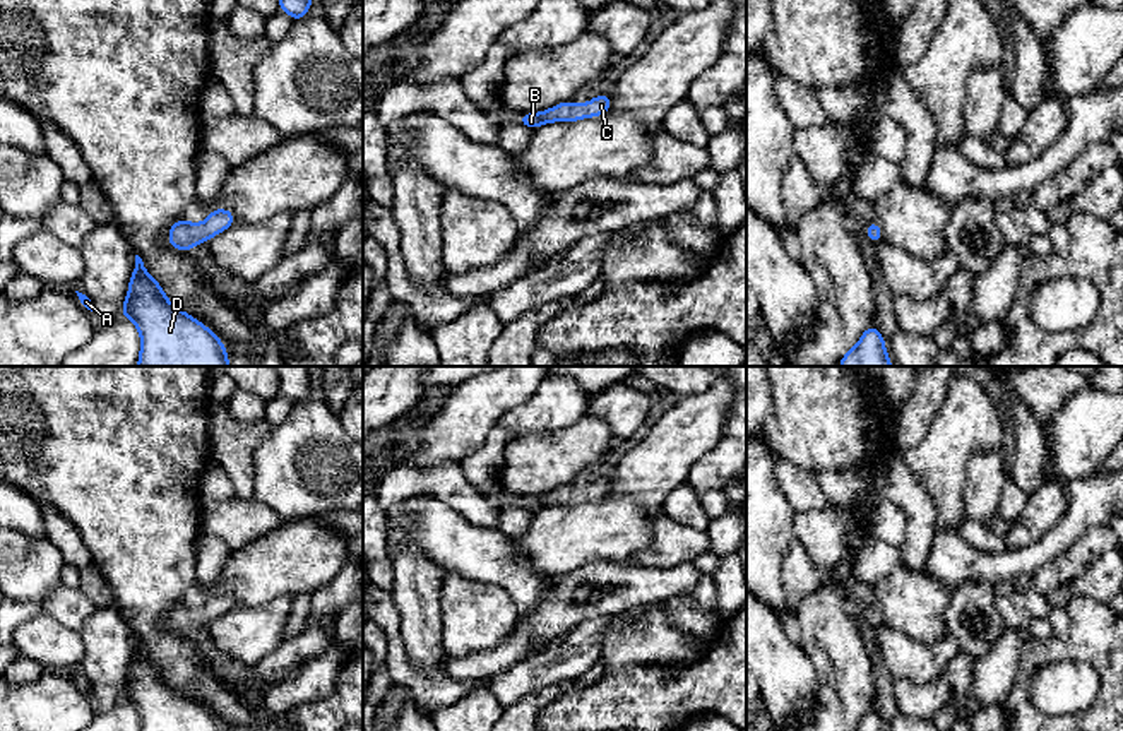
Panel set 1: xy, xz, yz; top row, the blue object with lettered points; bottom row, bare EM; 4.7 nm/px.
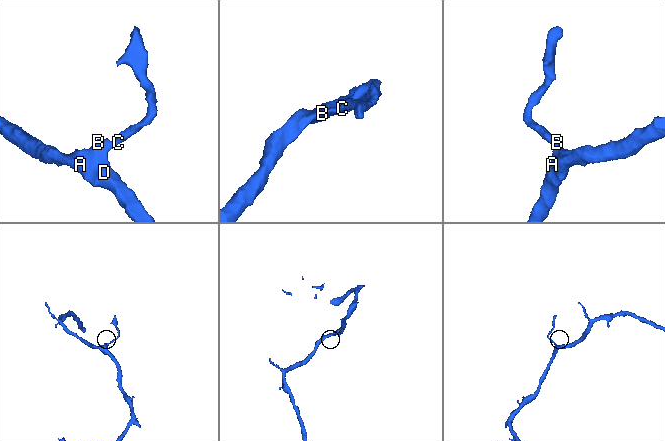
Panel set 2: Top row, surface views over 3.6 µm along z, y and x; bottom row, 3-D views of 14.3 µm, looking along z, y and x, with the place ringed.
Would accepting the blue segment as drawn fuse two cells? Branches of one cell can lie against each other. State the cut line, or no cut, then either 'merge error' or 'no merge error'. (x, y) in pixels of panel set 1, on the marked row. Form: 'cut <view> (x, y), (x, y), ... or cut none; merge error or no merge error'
cut none; no merge error

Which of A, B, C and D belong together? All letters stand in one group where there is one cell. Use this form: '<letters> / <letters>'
A B C D

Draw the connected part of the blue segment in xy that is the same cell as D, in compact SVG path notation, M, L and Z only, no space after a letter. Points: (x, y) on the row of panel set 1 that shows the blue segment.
M139 255L120 315L140 332L137 366L231 366L228 348L211 329L166 300Z

